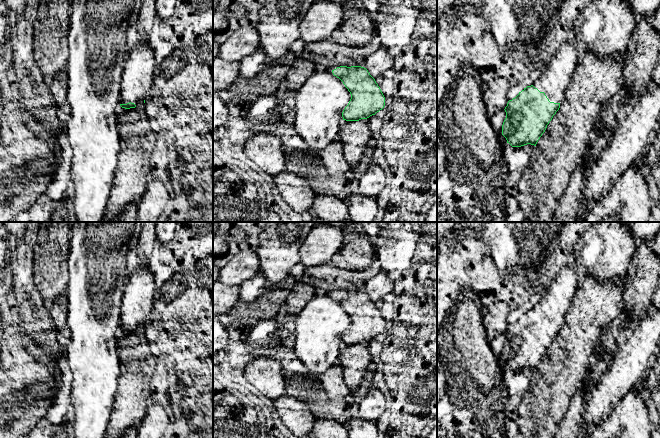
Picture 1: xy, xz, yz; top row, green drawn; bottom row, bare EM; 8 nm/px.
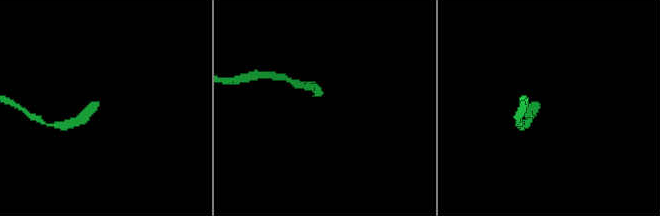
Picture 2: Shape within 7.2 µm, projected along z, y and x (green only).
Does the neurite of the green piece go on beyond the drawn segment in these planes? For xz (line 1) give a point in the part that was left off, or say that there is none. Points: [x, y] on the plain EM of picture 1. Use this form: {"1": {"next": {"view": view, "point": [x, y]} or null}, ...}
{"1": {"next": null}}

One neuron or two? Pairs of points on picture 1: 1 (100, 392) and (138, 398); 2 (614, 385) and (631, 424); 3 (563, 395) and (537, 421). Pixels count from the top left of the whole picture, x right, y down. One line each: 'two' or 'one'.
1: two
2: two
3: one

